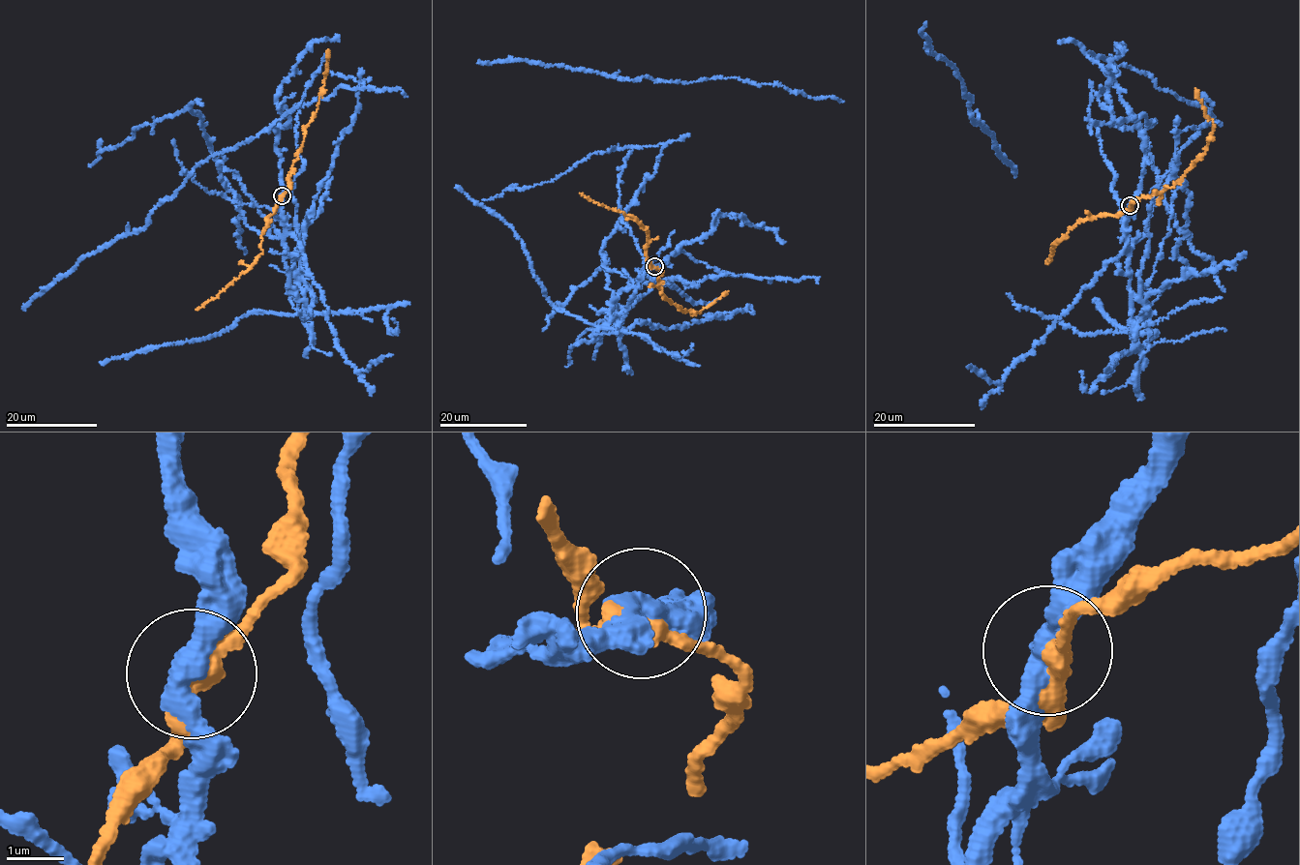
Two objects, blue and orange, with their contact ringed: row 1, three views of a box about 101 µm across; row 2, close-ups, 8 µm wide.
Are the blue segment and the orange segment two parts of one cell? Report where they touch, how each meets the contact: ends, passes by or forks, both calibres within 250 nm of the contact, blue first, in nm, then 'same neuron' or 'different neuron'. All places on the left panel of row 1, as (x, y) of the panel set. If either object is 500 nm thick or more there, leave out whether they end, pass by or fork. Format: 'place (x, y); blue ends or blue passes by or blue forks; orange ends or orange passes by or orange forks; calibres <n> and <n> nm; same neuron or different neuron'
place (282, 195); blue passes by; orange passes by; calibres 400 and 360 nm; different neuron

